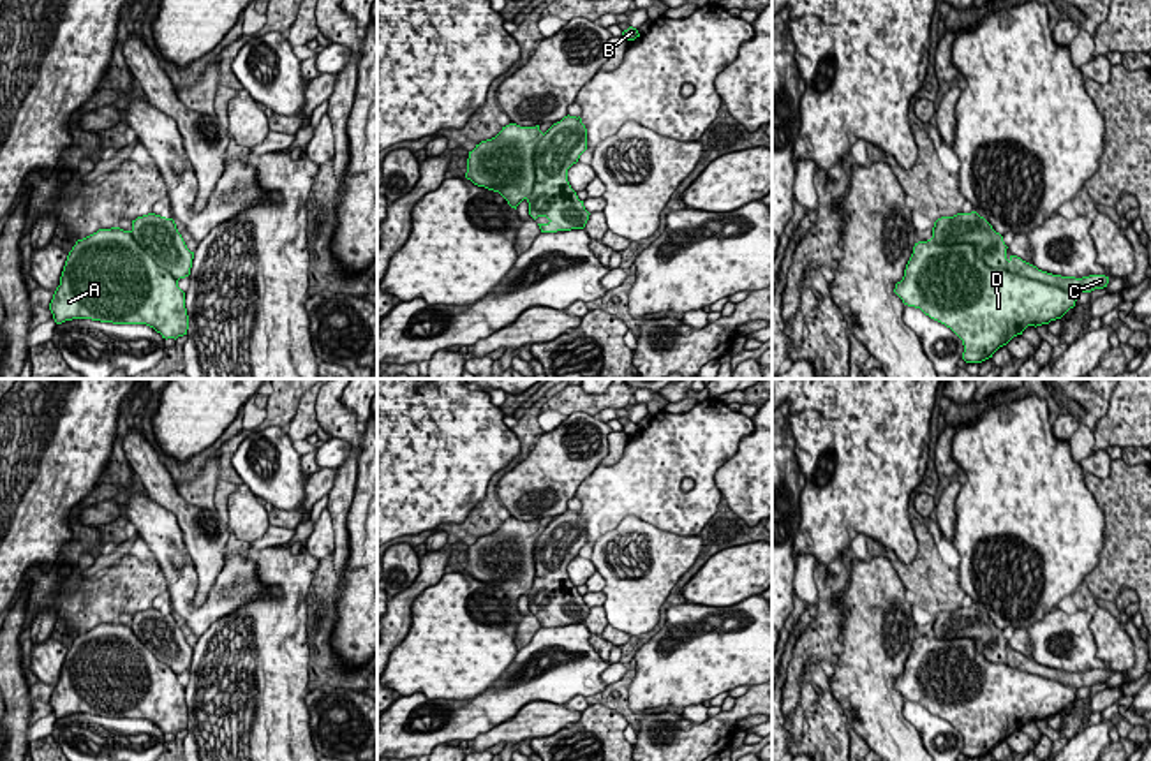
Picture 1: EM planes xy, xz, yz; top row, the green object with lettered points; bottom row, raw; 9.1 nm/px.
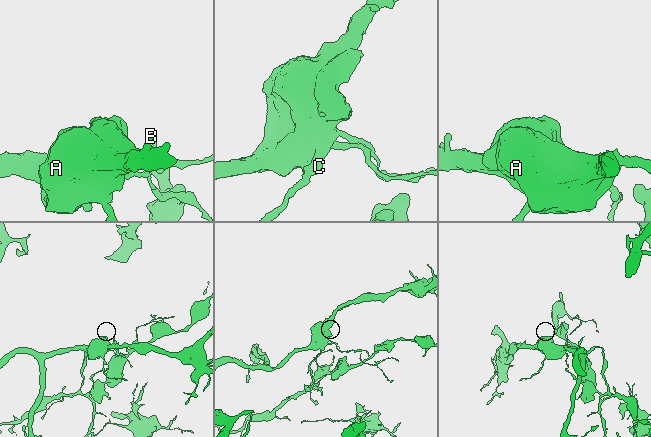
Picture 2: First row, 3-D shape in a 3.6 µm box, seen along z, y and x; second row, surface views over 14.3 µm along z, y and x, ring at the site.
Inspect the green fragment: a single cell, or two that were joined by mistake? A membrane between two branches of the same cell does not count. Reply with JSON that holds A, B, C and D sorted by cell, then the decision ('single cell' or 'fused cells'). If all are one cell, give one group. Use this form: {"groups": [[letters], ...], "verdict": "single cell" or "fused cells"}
{"groups": [["A", "B", "D"], ["C"]], "verdict": "fused cells"}

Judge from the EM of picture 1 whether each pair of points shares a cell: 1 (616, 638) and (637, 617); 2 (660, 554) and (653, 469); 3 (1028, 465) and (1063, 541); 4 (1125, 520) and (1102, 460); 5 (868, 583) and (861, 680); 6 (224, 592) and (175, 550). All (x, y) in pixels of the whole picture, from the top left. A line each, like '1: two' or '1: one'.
1: two
2: two
3: one
4: two
5: one
6: one

